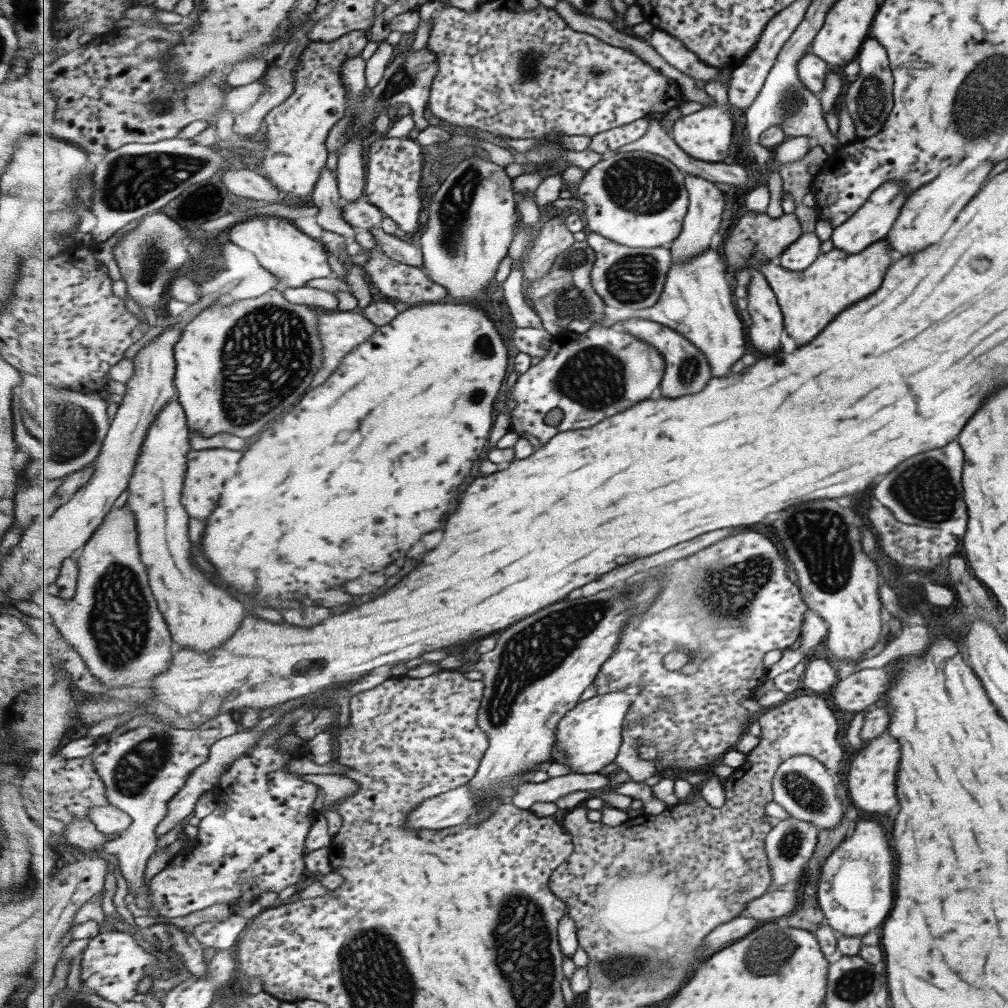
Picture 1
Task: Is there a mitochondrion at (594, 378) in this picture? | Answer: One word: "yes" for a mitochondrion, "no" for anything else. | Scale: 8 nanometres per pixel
yes

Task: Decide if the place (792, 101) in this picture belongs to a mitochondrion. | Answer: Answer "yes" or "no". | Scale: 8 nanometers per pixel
yes

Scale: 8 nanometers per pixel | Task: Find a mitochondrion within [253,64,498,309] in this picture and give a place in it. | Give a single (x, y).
(453, 214)

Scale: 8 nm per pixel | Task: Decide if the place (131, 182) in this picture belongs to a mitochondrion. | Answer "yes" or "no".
yes

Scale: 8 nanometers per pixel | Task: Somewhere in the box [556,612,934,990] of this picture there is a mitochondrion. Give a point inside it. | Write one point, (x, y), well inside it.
(768, 958)

